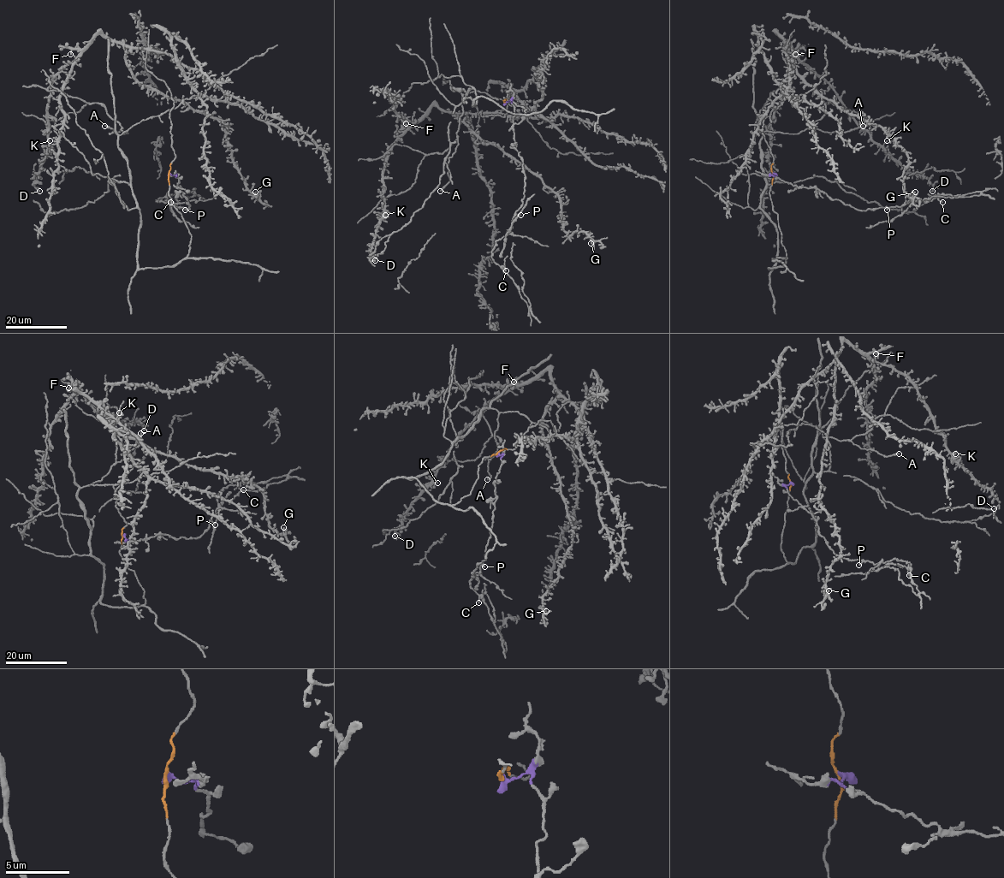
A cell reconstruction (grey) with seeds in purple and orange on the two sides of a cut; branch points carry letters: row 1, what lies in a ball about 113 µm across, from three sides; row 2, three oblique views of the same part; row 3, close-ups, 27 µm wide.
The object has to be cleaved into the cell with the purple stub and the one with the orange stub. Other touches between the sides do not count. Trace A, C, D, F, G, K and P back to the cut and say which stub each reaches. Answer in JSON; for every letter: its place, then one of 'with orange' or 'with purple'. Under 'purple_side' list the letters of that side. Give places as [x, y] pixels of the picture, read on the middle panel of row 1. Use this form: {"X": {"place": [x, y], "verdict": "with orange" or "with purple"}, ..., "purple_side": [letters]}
{"A": {"place": [440, 191], "verdict": "with orange"}, "C": {"place": [506, 270], "verdict": "with purple"}, "D": {"place": [375, 260], "verdict": "with orange"}, "F": {"place": [406, 123], "verdict": "with orange"}, "G": {"place": [591, 243], "verdict": "with orange"}, "K": {"place": [385, 215], "verdict": "with orange"}, "P": {"place": [520, 215], "verdict": "with purple"}, "purple_side": ["C", "P"]}

